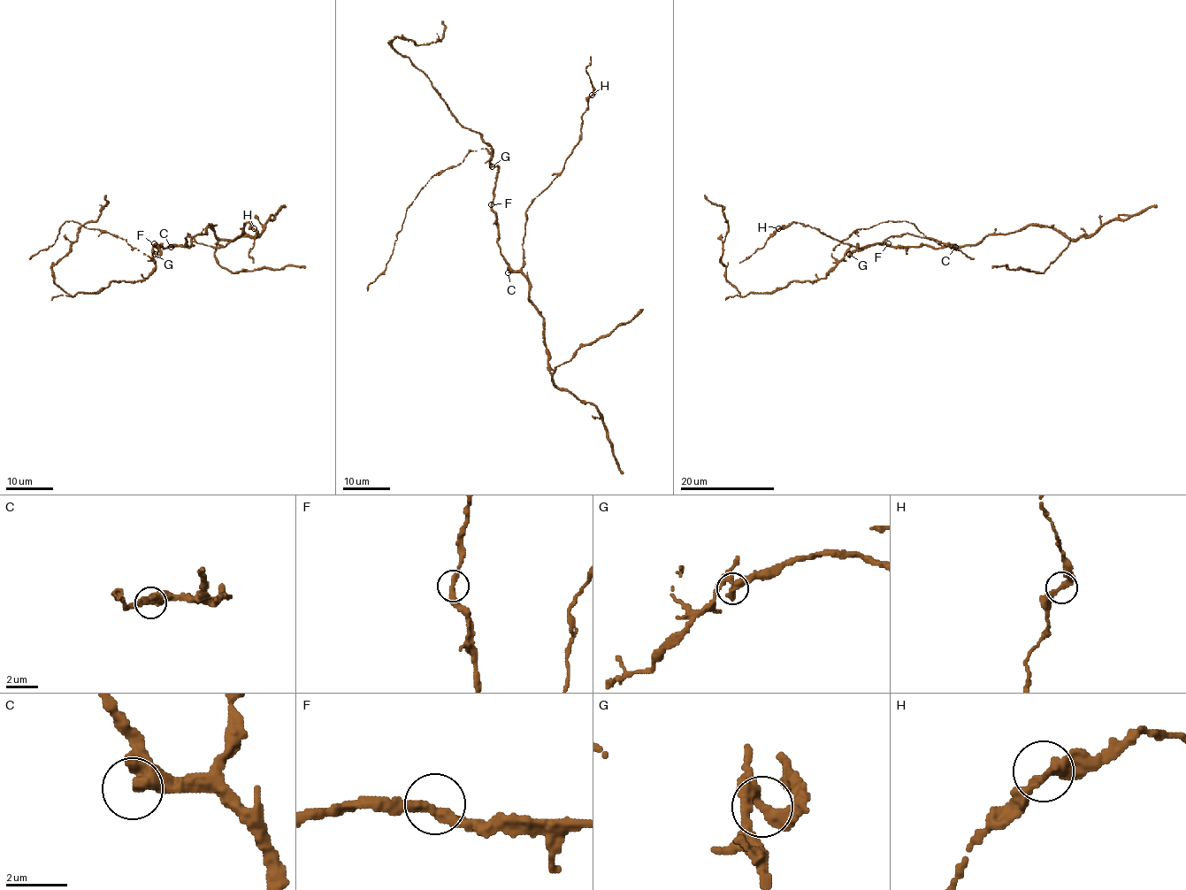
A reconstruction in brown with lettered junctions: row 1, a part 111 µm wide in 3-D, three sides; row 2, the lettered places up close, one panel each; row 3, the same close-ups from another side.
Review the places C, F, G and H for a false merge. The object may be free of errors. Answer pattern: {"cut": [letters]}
{"cut": ["G"]}

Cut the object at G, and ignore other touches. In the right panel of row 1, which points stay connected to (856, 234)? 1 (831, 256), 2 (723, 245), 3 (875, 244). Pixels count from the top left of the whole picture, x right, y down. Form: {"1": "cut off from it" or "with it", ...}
{"1": "with it", "2": "with it", "3": "cut off from it"}

